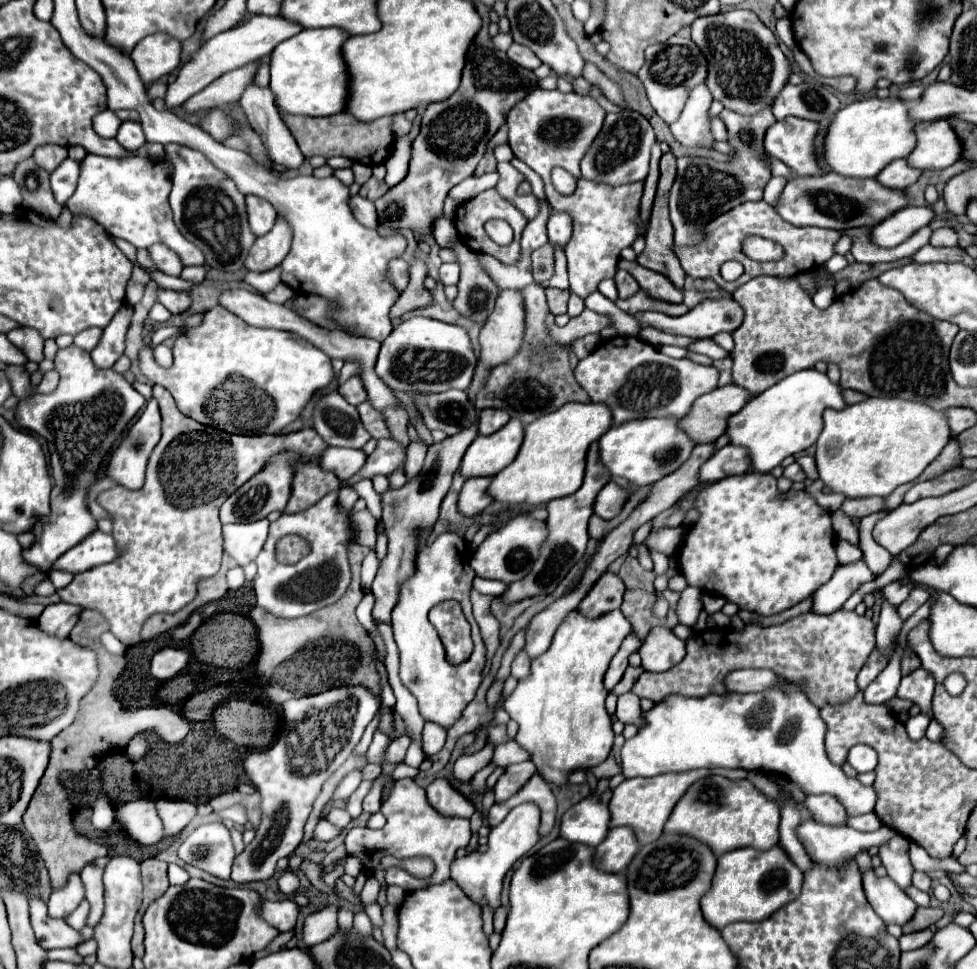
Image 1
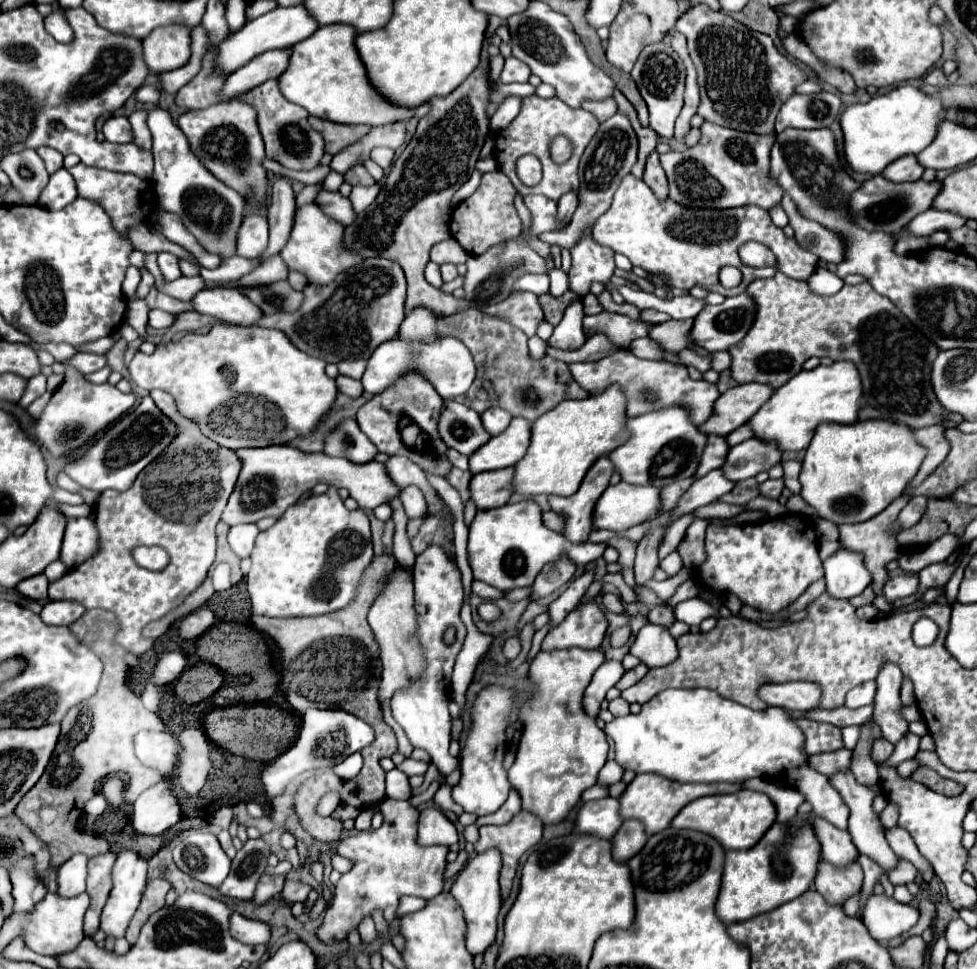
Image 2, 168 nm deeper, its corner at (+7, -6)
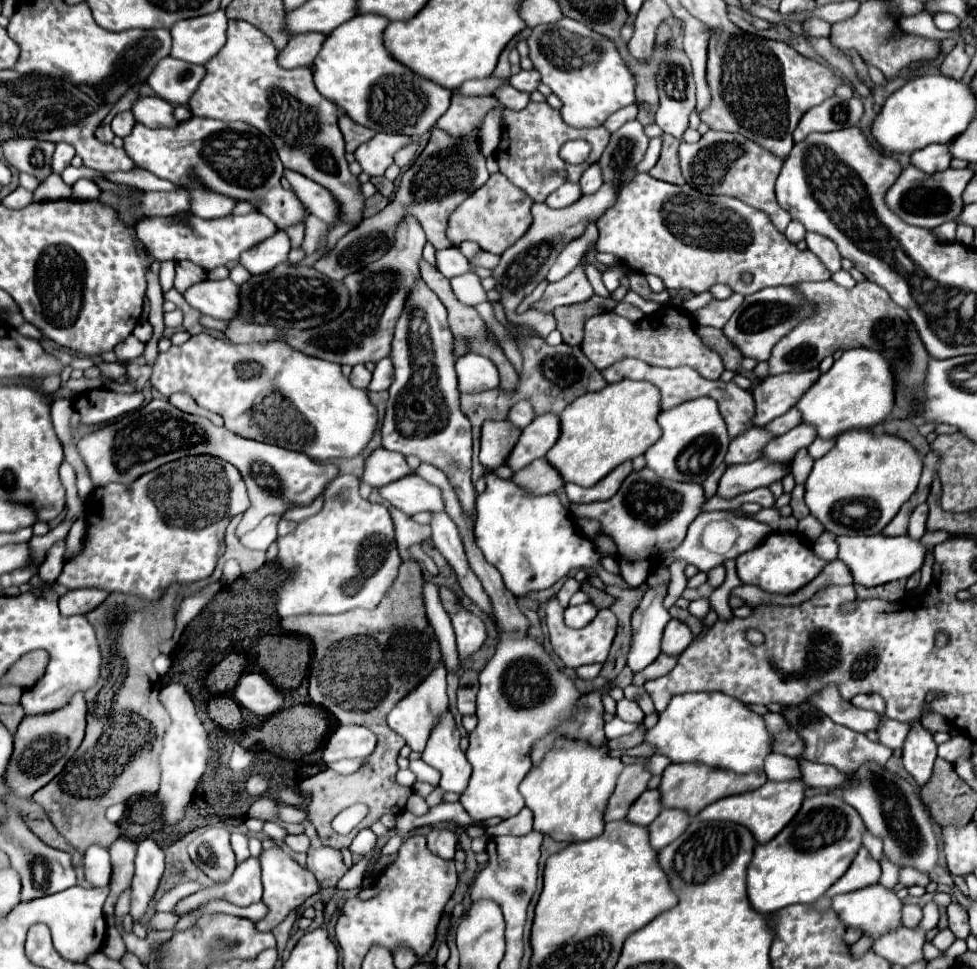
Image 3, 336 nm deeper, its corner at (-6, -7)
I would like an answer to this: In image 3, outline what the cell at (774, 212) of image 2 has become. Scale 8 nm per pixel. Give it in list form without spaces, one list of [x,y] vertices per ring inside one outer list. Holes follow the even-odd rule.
[[[790,221],[788,229],[786,229],[786,239],[790,239],[790,243],[798,243],[804,239],[804,235],[806,235],[806,229],[802,227],[802,223]]]

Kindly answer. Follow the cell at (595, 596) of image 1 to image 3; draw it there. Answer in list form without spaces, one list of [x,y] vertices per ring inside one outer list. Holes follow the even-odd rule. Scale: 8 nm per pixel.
[[[556,597],[548,601],[546,605],[546,625],[548,625],[548,633],[550,633],[550,643],[556,651],[556,655],[564,661],[566,667],[580,667],[586,663],[604,663],[612,645],[612,639],[616,635],[616,615],[610,609],[602,609],[598,611],[598,615],[582,629],[570,629],[564,623],[564,609],[552,609],[552,607],[560,607]]]

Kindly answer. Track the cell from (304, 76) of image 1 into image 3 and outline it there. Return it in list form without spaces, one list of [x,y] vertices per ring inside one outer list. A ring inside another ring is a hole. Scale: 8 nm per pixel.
[[[366,13],[336,27],[314,61],[314,83],[326,99],[342,107],[358,125],[370,127],[376,133],[424,135],[448,111],[452,91],[414,75],[414,71],[388,53],[382,39],[388,23],[382,15]]]

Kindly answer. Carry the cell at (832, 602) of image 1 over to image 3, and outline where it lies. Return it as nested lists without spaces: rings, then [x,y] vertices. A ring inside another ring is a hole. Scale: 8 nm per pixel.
[[[874,535],[874,537],[836,537],[838,543],[838,559],[842,559],[854,577],[854,583],[860,583],[864,587],[882,585],[888,581],[910,577],[914,571],[918,571],[928,555],[928,547],[920,539],[912,539],[908,535],[888,537],[888,535]]]

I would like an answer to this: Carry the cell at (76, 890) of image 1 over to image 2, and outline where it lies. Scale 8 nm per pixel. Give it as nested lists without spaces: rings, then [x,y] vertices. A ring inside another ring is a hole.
[[[75,854],[69,858],[57,874],[57,892],[61,898],[73,898],[85,890],[85,874],[87,874],[87,858],[83,854]]]

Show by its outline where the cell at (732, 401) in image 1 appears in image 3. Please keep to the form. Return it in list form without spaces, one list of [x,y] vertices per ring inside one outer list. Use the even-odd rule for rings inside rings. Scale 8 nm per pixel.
[[[820,369],[766,377],[762,383],[758,383],[752,389],[756,401],[754,425],[764,427],[772,419],[784,415],[802,399],[802,395],[818,381],[818,377],[820,377]]]

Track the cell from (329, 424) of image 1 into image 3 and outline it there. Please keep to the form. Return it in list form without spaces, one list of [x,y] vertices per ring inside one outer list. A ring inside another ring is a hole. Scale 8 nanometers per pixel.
[[[376,449],[366,463],[366,471],[362,481],[366,481],[372,487],[382,487],[388,483],[394,483],[406,475],[412,475],[414,469],[406,463],[406,457],[388,449]]]

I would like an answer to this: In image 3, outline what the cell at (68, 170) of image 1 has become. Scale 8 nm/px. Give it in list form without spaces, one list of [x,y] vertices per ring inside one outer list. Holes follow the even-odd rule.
[[[80,179],[74,183],[74,199],[78,199],[78,201],[92,201],[92,199],[100,197],[100,193],[102,191],[98,189],[98,185],[90,179]]]

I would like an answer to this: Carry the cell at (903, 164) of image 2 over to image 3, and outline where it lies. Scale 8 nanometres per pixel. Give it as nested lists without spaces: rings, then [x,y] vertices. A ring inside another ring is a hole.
[[[934,143],[930,147],[924,147],[922,151],[912,153],[912,165],[918,165],[926,173],[944,171],[950,167],[950,161],[952,161],[952,155],[946,143]]]

